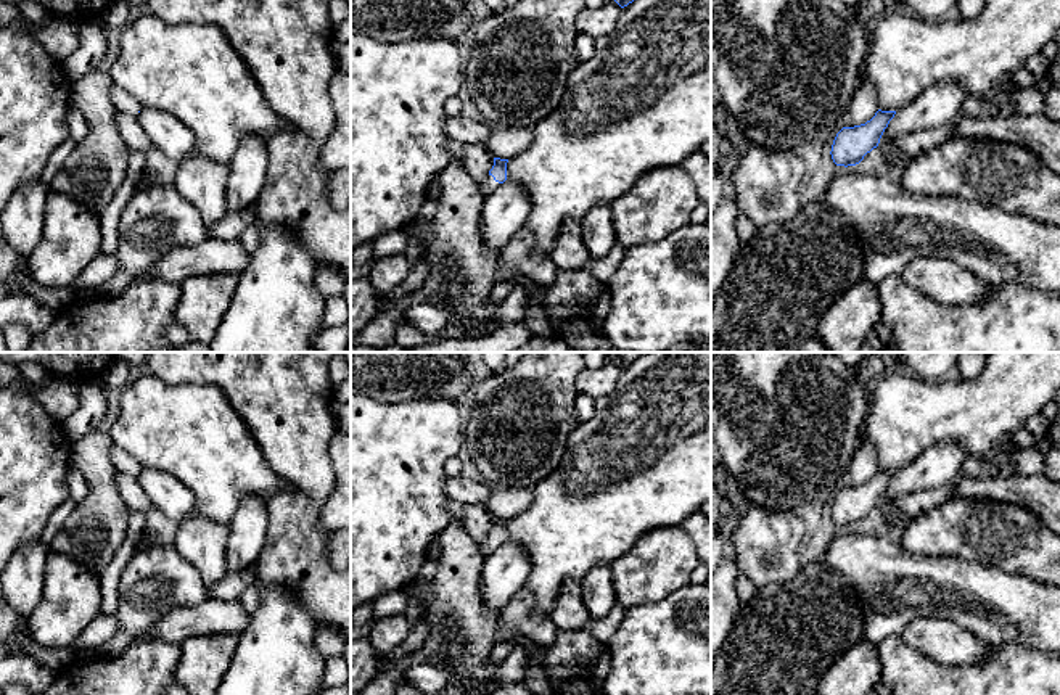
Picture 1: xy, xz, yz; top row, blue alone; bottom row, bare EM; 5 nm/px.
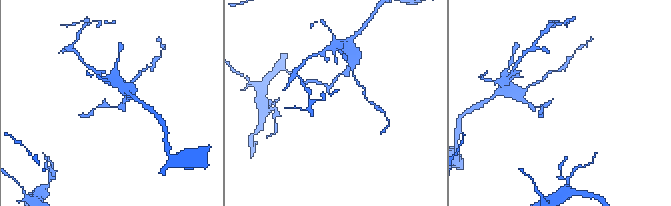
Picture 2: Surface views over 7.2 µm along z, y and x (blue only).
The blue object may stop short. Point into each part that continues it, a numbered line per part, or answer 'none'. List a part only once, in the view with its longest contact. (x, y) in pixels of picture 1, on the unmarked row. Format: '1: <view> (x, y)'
1: xz (488, 546)

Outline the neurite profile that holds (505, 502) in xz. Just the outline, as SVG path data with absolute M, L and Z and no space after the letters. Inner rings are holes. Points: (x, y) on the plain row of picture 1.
M495 487L483 504L494 518L512 520L532 504L532 487Z

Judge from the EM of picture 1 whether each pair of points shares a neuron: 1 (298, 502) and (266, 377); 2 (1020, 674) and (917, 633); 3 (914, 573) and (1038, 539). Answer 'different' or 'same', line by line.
1: same
2: different
3: different

